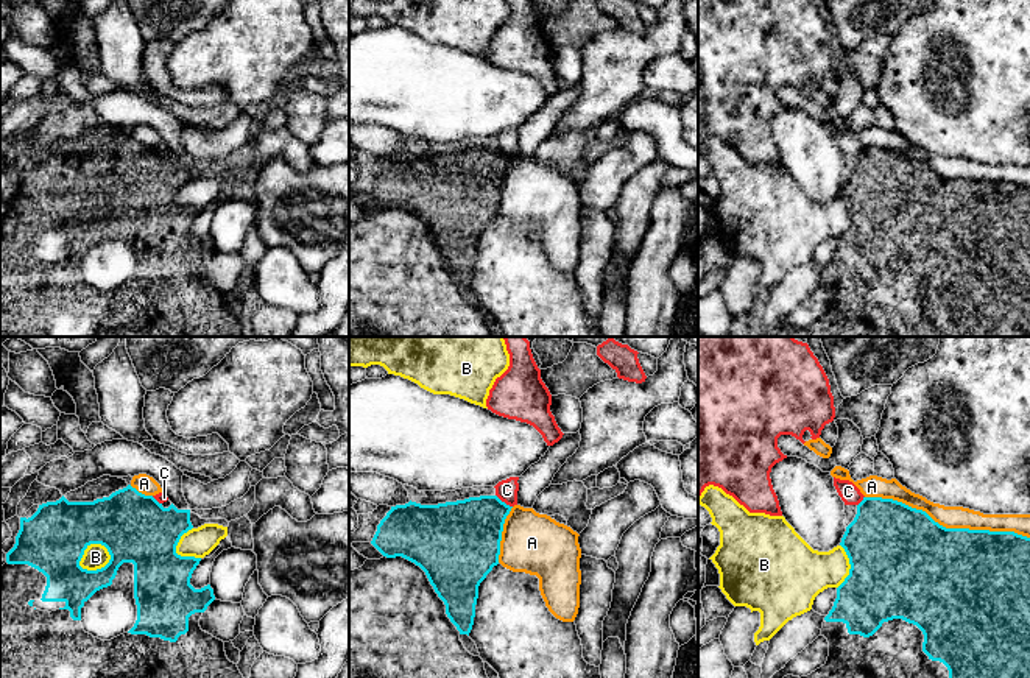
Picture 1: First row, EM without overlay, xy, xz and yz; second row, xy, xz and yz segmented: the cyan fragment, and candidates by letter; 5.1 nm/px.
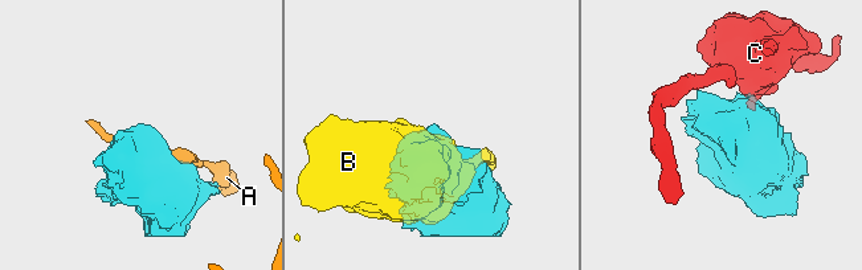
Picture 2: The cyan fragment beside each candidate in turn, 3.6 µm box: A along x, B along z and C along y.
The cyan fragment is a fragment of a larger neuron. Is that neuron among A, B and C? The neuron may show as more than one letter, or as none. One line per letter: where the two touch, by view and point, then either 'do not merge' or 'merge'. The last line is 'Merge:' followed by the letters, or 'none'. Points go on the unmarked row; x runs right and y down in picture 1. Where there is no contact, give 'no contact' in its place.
A: meets cyan in yz at (948, 180); do not merge
B: meets cyan in xy at (97, 220); do not merge
C: meets cyan in xz at (504, 153); do not merge
Merge: none

